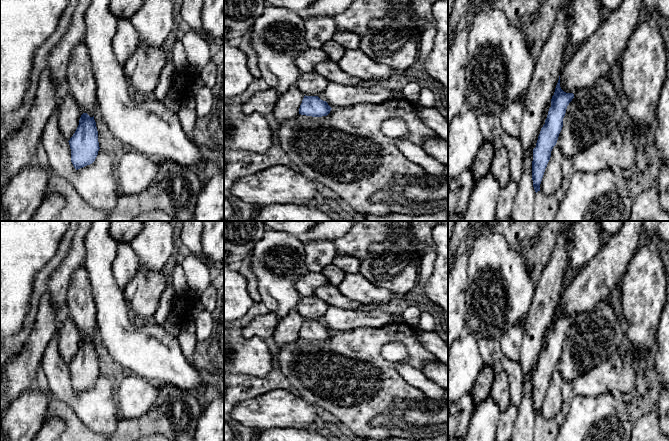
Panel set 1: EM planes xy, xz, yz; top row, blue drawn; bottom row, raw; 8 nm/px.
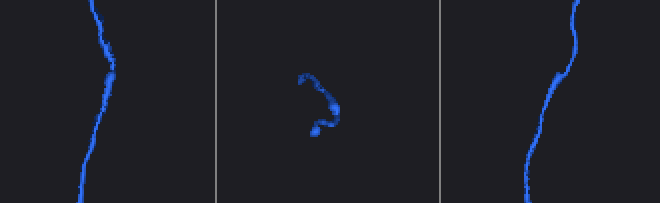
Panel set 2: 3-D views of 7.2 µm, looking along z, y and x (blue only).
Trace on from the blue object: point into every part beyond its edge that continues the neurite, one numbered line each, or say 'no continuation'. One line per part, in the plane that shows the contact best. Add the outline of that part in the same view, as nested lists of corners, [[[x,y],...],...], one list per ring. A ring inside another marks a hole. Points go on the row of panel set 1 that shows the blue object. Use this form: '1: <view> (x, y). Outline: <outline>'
no continuation

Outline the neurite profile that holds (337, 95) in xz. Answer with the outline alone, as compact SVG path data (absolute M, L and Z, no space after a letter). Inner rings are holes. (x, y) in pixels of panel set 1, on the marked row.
M329 82L323 94L331 108L344 108L359 103L381 104L392 99L399 99L393 90L383 87L378 82L365 83L361 86Z

